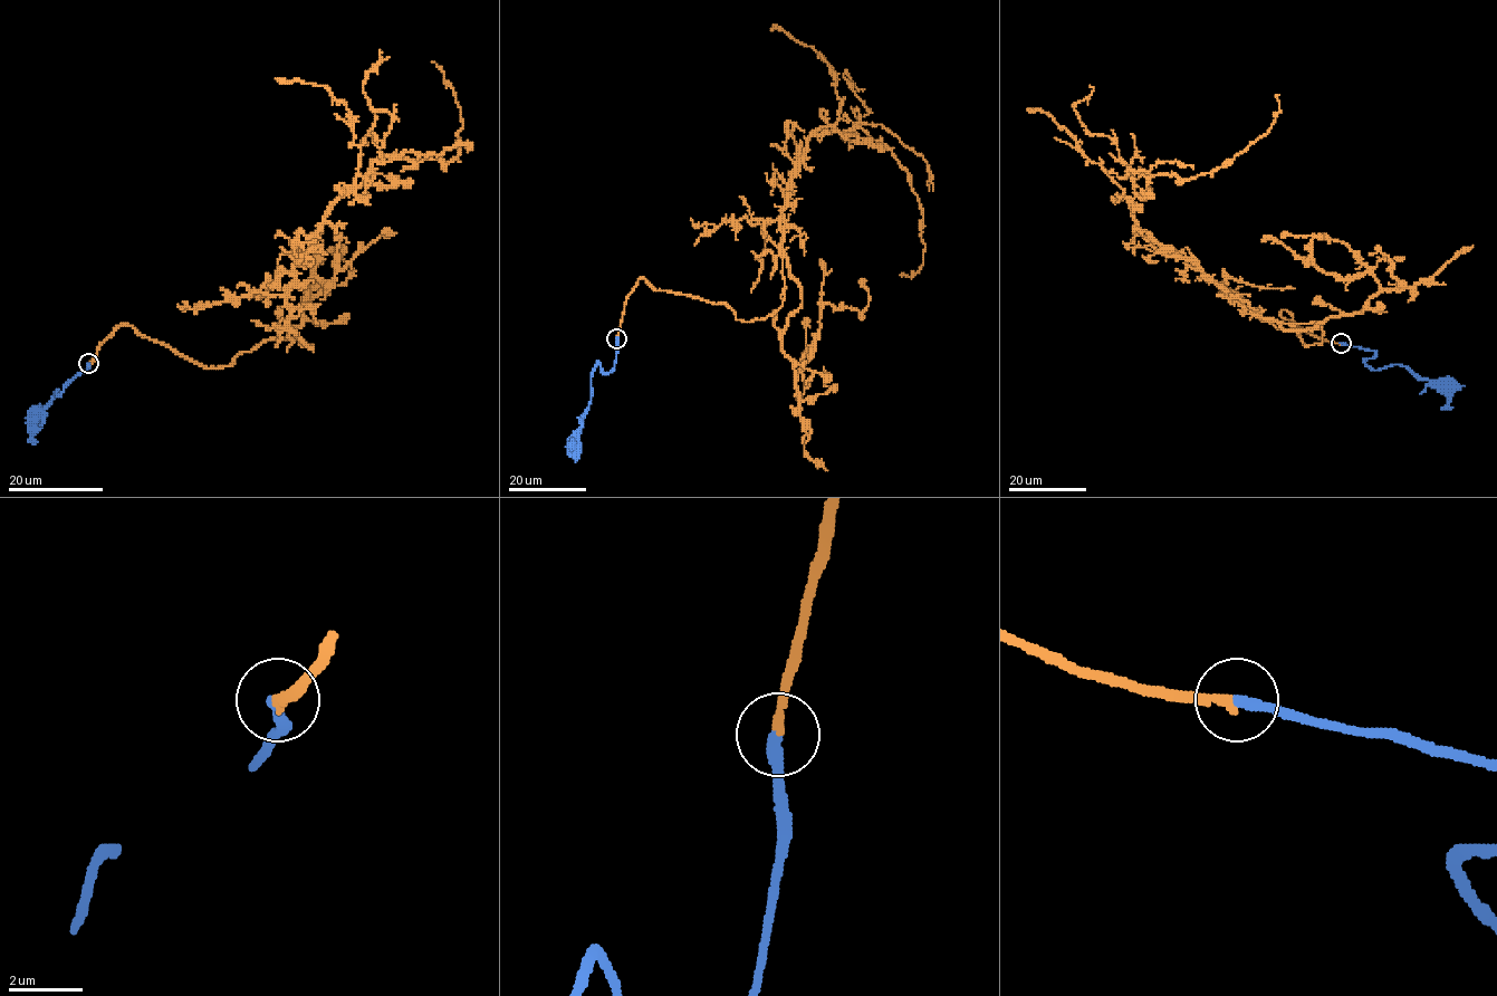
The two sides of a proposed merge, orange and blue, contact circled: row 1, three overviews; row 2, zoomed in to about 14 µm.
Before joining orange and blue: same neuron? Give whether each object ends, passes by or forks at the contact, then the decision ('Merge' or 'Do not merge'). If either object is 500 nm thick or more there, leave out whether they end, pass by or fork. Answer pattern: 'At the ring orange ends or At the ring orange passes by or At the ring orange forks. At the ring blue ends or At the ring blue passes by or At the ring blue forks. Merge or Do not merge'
At the ring orange ends. At the ring blue ends. Merge

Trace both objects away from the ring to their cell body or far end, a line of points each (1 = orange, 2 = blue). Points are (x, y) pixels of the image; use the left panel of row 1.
1: (88, 364), (122, 324), (207, 367), (293, 338), (287, 287), (327, 209), (381, 156), (460, 152), (433, 60)
2: (88, 364), (86, 370), (65, 385), (58, 395), (57, 390), (39, 418)

